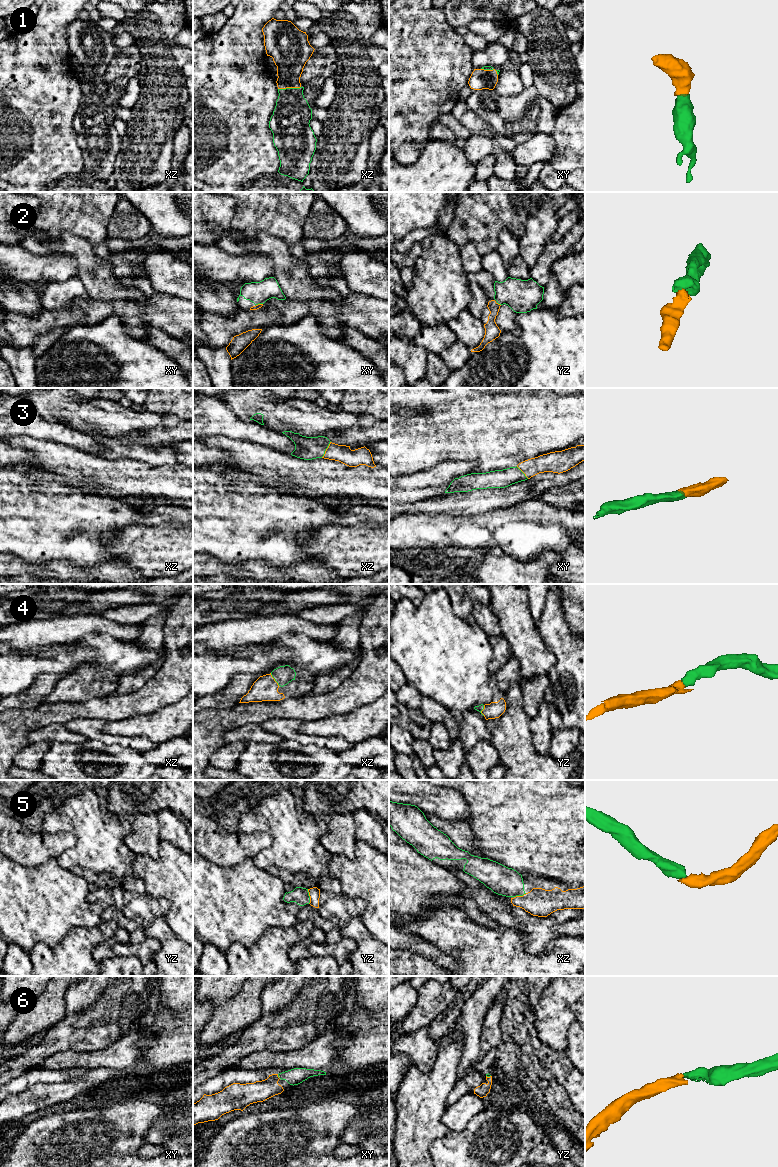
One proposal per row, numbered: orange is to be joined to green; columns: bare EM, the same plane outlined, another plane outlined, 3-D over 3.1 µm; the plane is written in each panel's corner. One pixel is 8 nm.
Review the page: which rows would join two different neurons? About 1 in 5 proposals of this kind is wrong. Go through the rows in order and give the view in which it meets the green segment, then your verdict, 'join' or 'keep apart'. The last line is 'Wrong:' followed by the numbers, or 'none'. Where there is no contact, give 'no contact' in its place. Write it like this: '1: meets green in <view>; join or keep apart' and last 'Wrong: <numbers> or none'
1: meets green in xz; join
2: meets green in yz; join
3: meets green in xz; join
4: meets green in xz; join
5: meets green in yz; join
6: meets green in xy; join
Wrong: none

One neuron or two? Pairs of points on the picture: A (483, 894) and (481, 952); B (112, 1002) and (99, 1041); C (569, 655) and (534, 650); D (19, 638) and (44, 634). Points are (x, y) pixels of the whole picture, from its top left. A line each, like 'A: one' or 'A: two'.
A: two
B: one
C: two
D: one

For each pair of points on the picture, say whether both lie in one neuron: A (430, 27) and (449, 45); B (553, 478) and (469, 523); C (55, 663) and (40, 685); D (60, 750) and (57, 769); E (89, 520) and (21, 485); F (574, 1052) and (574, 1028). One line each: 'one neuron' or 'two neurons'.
A: one neuron
B: two neurons
C: two neurons
D: one neuron
E: one neuron
F: one neuron

